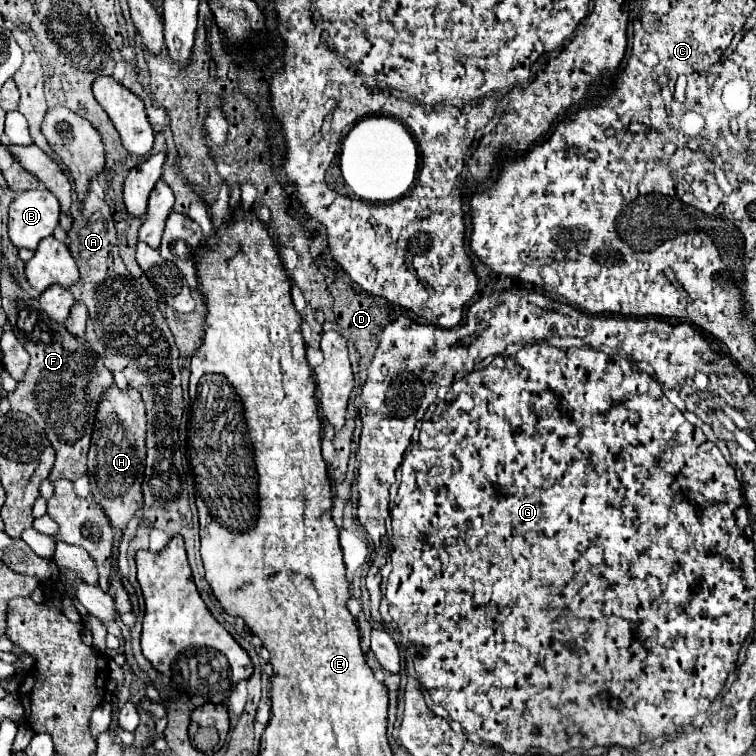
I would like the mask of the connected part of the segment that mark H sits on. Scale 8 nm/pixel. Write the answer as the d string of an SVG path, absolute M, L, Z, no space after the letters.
M112 387L108 393L104 393L104 401L98 405L96 415L96 429L92 431L92 445L88 451L88 477L90 477L90 491L94 497L94 503L102 509L102 513L108 517L110 527L114 529L114 573L110 577L110 591L116 603L116 611L120 615L132 611L130 595L122 585L122 577L118 573L118 543L122 537L124 527L134 517L136 511L142 509L142 475L144 475L144 459L146 459L146 413L144 403L140 399L140 393L128 387L126 391L120 391L118 387Z

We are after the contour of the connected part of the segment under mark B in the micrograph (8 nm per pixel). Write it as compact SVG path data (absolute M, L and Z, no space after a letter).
M46 189L20 193L10 205L8 235L16 247L36 249L36 245L58 227L60 205Z

